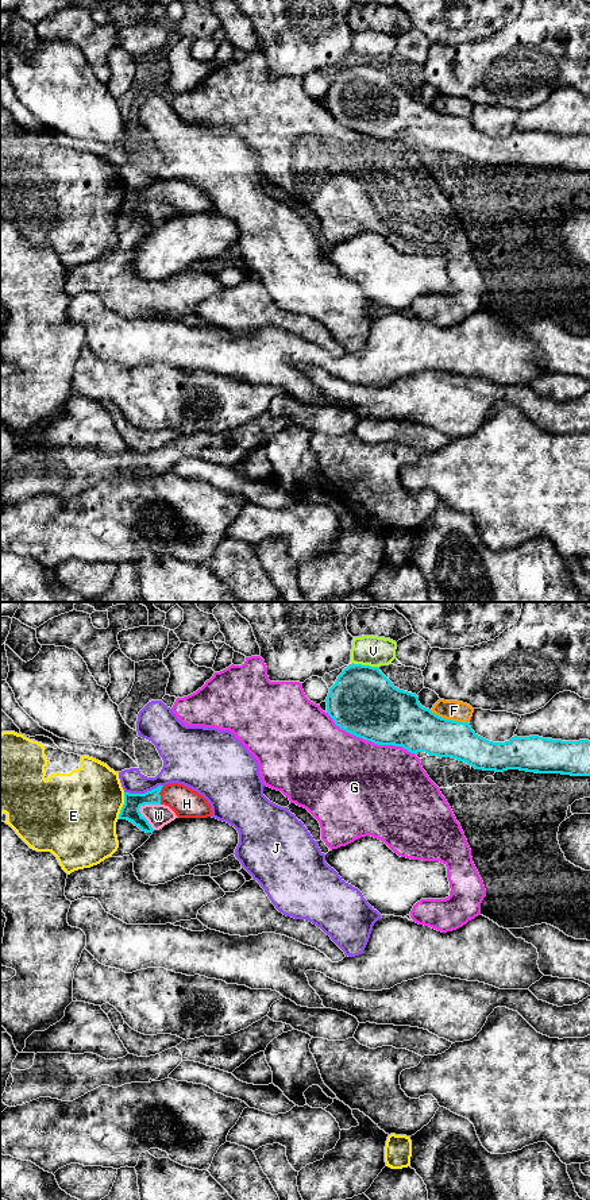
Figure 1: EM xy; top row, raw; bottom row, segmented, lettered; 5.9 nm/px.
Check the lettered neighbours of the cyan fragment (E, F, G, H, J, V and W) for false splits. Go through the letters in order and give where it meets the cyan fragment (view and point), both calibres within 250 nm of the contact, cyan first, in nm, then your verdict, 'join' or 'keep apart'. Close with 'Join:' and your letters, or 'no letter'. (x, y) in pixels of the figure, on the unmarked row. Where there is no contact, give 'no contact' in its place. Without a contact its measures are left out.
E: contact xy (123, 201); calibres 110 and 440 nm; keep apart
F: contact xy (450, 115); calibres 280 and 120 nm; keep apart
G: contact xy (369, 135); calibres 400 and 480 nm; keep apart
H: contact xy (159, 191); calibres 110 and 180 nm; join
J: contact xy (145, 188); calibres 110 and 180 nm; keep apart
V: contact xy (365, 61); calibres 400 and 180 nm; keep apart
W: contact xy (143, 212); calibres 110 and 140 nm; keep apart
Join: H

